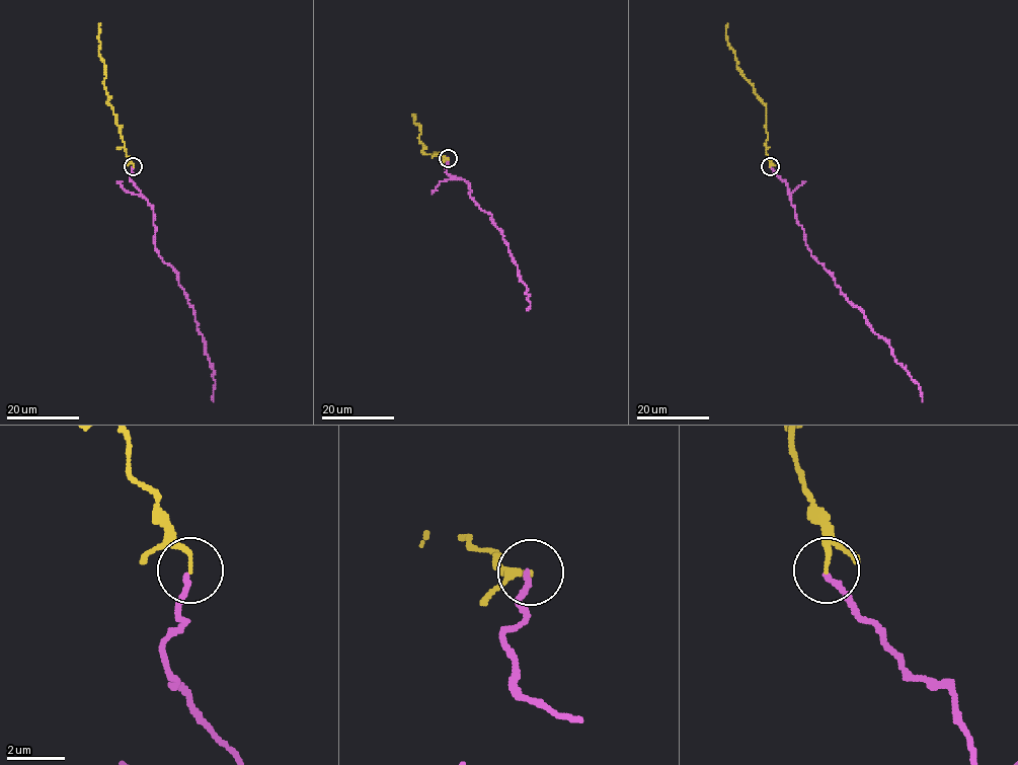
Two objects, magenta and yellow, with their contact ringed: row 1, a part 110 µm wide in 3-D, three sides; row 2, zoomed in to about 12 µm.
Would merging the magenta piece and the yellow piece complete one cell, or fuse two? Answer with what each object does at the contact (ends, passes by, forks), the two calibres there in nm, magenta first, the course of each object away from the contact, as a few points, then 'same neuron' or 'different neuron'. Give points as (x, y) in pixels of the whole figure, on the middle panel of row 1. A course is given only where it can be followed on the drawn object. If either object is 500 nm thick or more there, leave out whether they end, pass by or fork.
magenta ends; yellow ends; calibres 180 and 160 nm; course magenta (448, 158), (446, 171), (468, 182), (469, 196), (491, 216), (502, 232), (520, 280), (530, 295), (528, 311); course yellow (448, 158), (422, 152), (420, 131), (413, 122), (415, 116); same neuron

